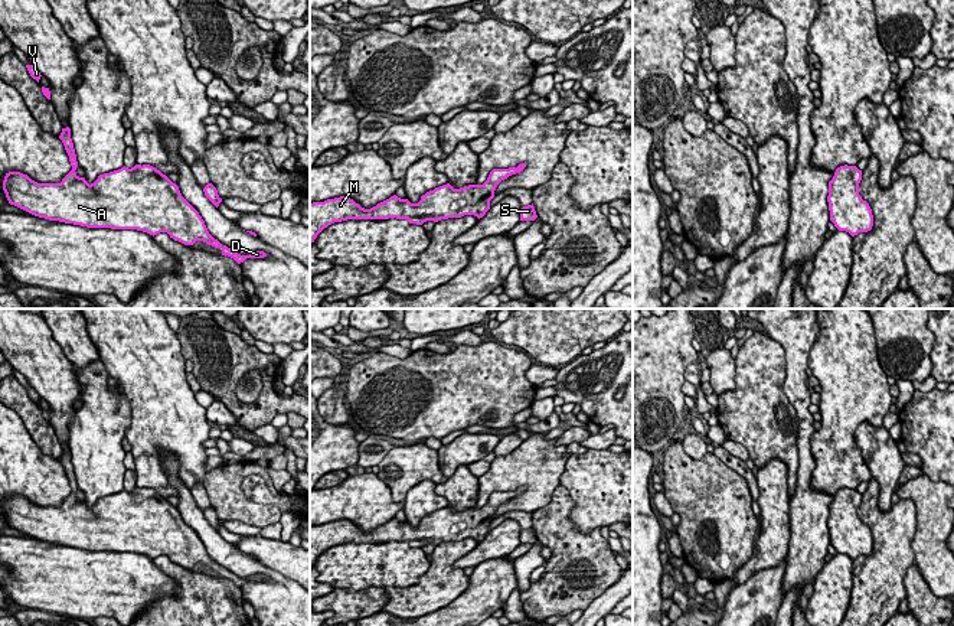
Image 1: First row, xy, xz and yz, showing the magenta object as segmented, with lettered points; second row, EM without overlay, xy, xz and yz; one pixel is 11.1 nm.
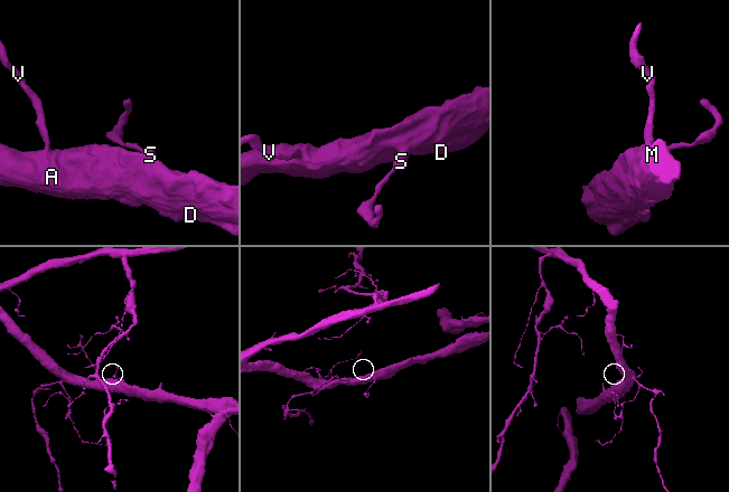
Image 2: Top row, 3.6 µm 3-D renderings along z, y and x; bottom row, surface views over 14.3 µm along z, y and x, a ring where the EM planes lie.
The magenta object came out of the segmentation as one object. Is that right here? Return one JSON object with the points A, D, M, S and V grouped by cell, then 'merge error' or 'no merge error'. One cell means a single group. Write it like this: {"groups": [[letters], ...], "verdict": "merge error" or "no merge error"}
{"groups": [["A", "D", "M", "S", "V"]], "verdict": "no merge error"}

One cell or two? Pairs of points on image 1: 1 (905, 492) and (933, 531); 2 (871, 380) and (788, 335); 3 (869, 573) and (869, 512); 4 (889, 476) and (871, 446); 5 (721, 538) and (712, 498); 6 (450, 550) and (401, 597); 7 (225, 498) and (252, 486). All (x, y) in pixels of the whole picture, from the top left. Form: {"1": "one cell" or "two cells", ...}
{"1": "one cell", "2": "two cells", "3": "one cell", "4": "one cell", "5": "one cell", "6": "one cell", "7": "two cells"}

